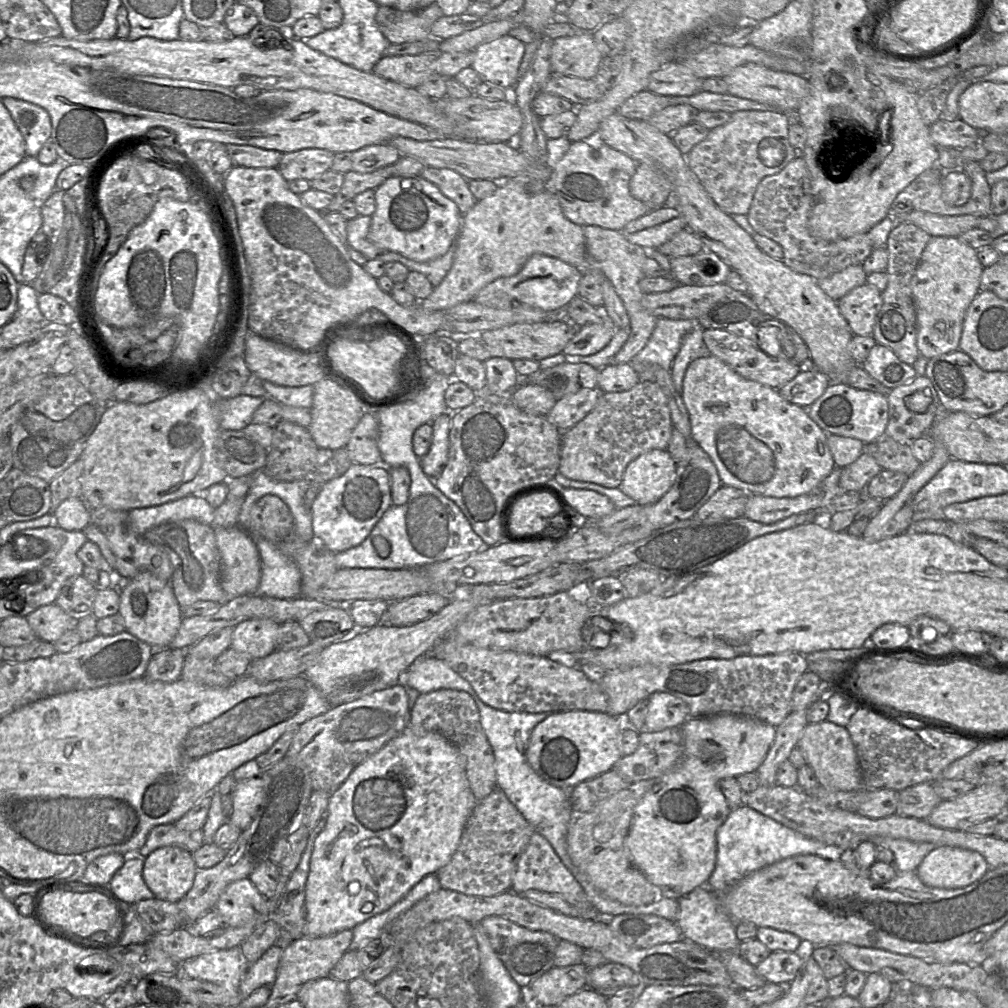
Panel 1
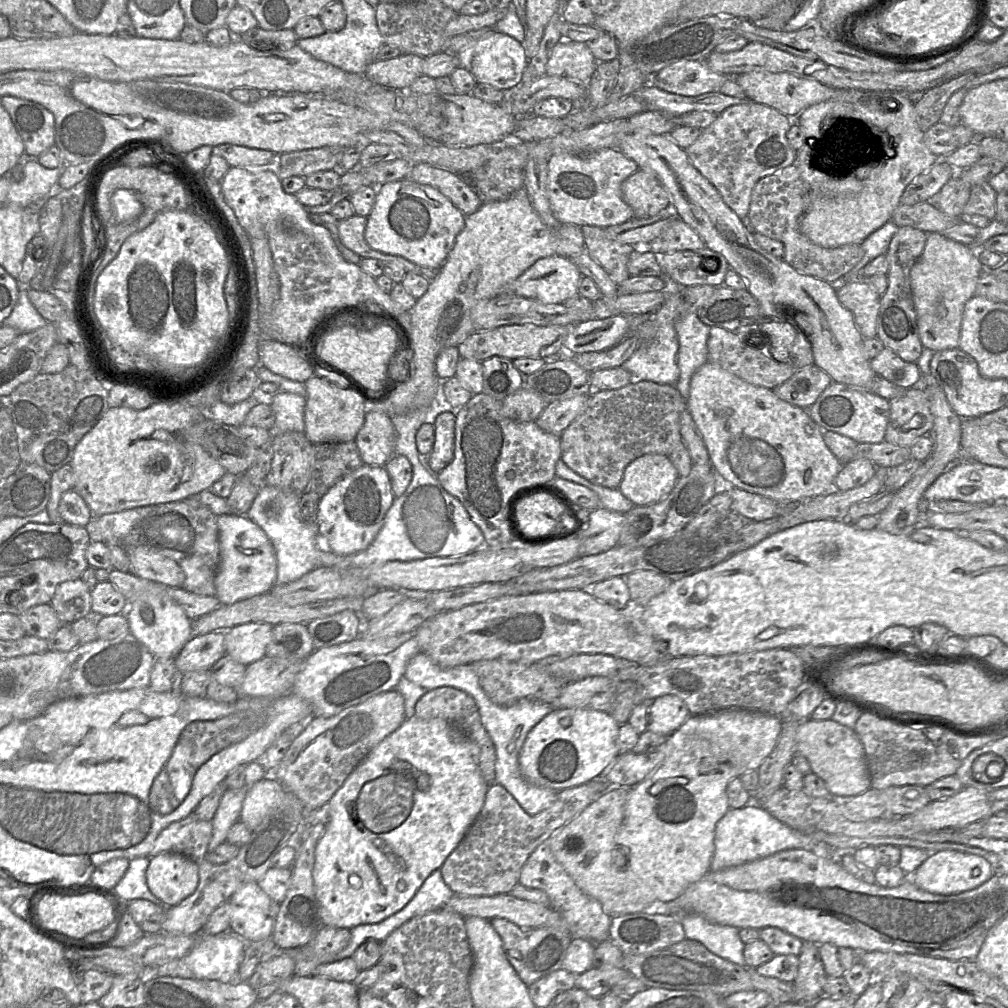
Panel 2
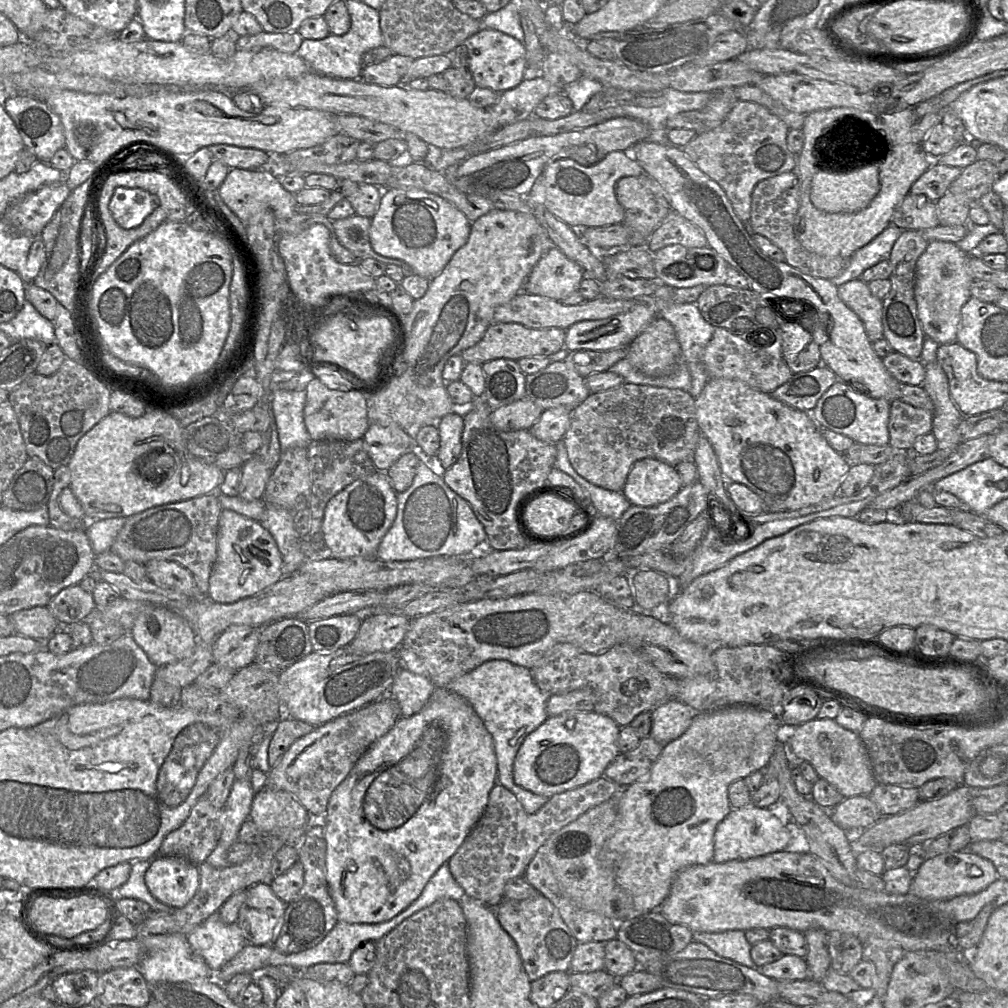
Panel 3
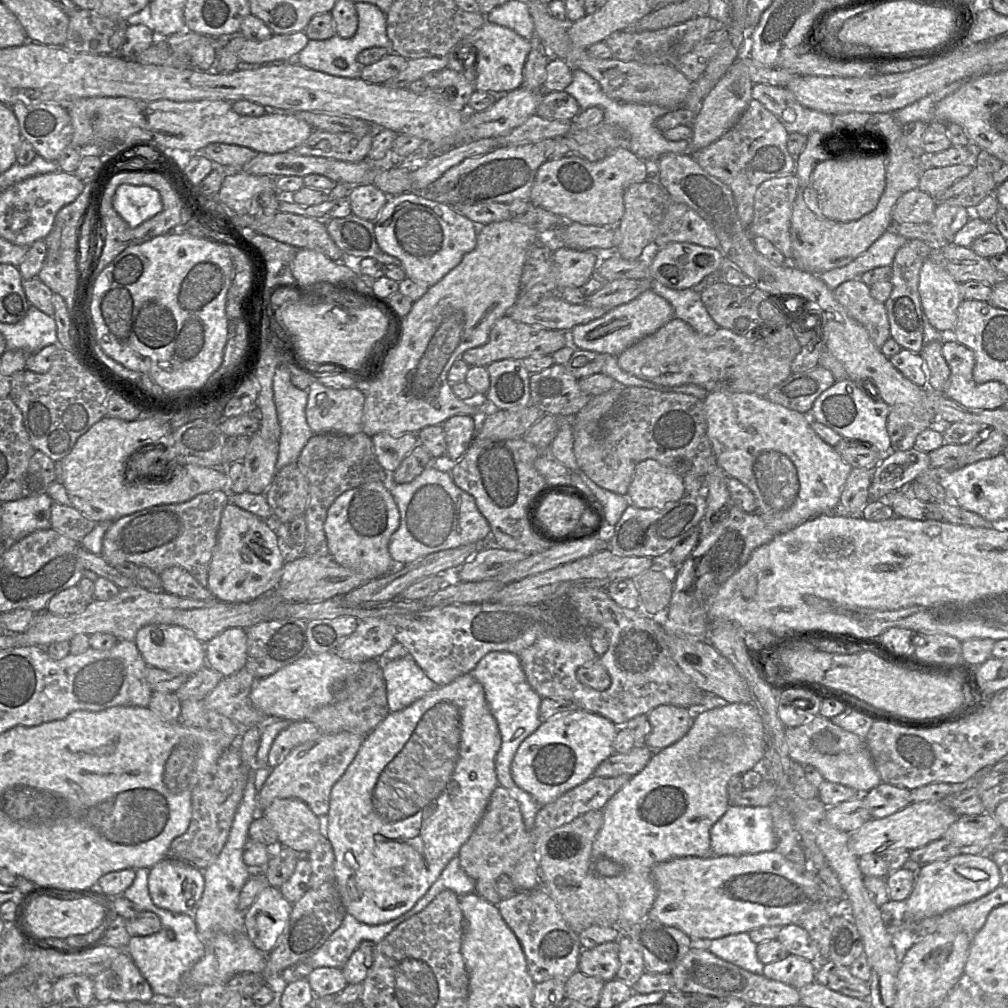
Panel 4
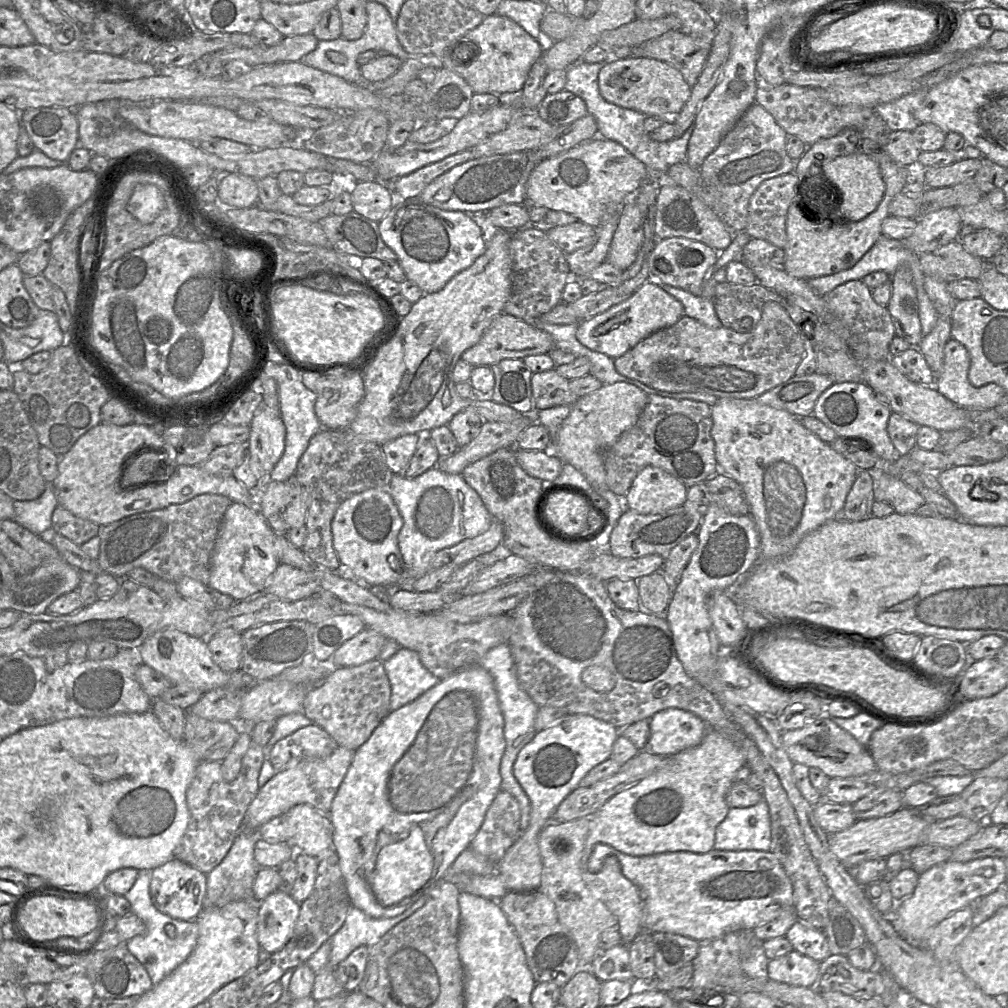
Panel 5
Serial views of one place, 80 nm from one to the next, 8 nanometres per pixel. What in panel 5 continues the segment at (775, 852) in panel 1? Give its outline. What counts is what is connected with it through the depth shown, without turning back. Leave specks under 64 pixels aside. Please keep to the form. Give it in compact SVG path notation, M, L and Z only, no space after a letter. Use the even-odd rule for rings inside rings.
M765 800L747 808L730 808L726 818L717 826L714 850L718 851L770 851L771 821Z

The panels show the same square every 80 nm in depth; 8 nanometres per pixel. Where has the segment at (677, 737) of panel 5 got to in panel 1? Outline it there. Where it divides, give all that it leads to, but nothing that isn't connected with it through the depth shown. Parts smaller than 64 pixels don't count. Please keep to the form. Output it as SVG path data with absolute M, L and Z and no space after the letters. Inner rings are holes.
M655 692L647 699L645 732L680 727L688 718L690 709L681 698L665 692Z

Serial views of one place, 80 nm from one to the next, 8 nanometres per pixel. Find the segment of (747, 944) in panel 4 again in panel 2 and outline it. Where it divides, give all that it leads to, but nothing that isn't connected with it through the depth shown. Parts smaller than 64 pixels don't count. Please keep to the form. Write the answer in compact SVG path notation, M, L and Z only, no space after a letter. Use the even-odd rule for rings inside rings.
M686 914L679 919L687 939L699 941L717 956L746 966L743 955L745 943L738 928L713 923L698 914Z

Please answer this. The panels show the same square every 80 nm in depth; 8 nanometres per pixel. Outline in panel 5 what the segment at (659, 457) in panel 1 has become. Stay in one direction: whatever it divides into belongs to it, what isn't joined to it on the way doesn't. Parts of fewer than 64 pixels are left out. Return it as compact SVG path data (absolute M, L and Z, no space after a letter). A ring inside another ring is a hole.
M646 466L635 477L623 502L625 508L641 514L660 513L685 503L687 489L661 468Z

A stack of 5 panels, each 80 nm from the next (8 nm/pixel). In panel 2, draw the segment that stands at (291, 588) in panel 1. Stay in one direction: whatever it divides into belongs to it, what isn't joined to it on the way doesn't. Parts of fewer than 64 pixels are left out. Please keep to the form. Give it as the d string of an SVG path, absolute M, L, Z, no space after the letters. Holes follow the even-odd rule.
M263 484L246 516L260 526L270 539L277 560L275 585L287 584L301 578L318 567L317 532L300 520L299 499L301 494L284 492Z

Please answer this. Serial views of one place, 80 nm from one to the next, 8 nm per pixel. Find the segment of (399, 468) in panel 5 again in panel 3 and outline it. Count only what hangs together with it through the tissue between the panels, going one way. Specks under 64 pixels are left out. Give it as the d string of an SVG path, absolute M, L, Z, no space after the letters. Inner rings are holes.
M369 424L363 436L365 449L379 472L386 472L400 456L416 449L414 439L397 425Z

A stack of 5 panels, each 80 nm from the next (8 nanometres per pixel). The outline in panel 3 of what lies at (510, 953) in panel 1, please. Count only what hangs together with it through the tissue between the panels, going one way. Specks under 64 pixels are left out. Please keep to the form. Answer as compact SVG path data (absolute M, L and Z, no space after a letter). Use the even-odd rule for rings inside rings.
M541 894L520 900L503 900L496 908L501 927L514 940L524 970L531 982L551 972L569 972L578 941L562 920L558 909Z

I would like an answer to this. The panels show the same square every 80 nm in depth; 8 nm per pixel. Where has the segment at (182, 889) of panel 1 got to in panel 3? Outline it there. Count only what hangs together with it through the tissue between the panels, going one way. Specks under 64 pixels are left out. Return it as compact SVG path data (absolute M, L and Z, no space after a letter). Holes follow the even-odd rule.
M156 855L145 873L145 884L157 900L181 908L198 889L198 865L181 856Z

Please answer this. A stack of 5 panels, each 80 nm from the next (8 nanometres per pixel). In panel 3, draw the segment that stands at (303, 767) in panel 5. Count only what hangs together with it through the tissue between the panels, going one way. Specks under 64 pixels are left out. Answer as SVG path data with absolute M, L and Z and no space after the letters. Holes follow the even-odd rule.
M386 695L375 702L363 706L362 708L345 713L325 724L314 727L314 729L310 733L297 739L289 747L289 749L285 752L282 758L277 762L276 766L273 767L268 773L268 782L266 785L274 789L283 790L291 793L302 804L302 806L306 809L306 811L309 813L311 817L316 817L318 815L325 815L329 798L334 789L344 780L344 778L347 776L351 768L361 757L361 755L368 749L368 747L372 743L374 743L377 739L379 739L381 736L386 734L395 725L395 723L399 720L400 717L401 717L401 712L398 702L390 695Z

